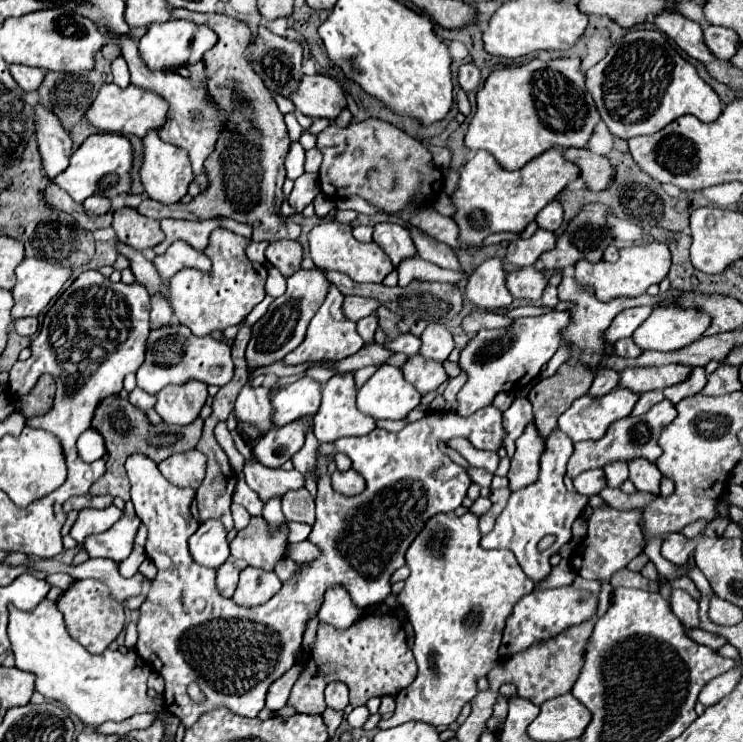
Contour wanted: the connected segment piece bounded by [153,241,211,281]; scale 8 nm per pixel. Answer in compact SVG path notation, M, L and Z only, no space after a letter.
M175 241L163 255L157 255L153 259L153 265L159 271L163 281L169 281L177 271L181 271L185 267L195 267L201 271L211 269L209 257L203 253L197 253L197 249L193 249L185 241Z

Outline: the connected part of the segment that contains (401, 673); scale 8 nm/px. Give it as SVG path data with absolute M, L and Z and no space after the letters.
M367 615L345 631L321 623L311 659L291 691L289 705L293 705L300 714L322 714L325 709L325 685L329 681L343 681L349 687L351 705L359 707L365 705L371 697L395 695L397 691L409 687L409 683L415 681L417 672L415 657L397 617Z

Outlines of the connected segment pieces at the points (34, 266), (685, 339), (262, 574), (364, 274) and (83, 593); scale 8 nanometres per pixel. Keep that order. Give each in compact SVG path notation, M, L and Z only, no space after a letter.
M23 259L15 269L17 283L13 287L15 305L11 309L13 321L23 317L37 317L47 303L59 293L71 271L61 265L51 265L41 259Z
M653 309L649 319L645 319L633 333L633 341L645 351L675 351L693 341L697 341L711 319L693 309Z
M245 567L239 577L233 601L243 607L253 607L269 601L281 589L281 581L271 571L261 571L255 567Z
M323 221L309 233L311 259L317 267L333 269L349 275L357 283L383 283L383 279L393 271L393 263L377 243L361 243L353 237L351 227L337 221Z
M95 579L75 581L63 593L63 597L57 601L57 607L65 615L67 633L77 643L81 643L89 653L101 653L101 651L105 651L107 645L111 641L115 641L115 637L123 629L123 621L125 621L125 617L123 617L123 605L111 601L109 599L109 589L105 585L101 585L99 581L95 581Z

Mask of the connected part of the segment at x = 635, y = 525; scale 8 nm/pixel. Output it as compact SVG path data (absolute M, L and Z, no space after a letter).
M603 503L601 507L595 507L589 517L587 537L577 547L577 555L573 559L573 567L577 569L577 573L583 579L611 579L615 571L619 571L633 557L637 557L641 553L641 543L643 543L641 527L639 527L641 515L643 513L637 509L619 511L607 503Z

